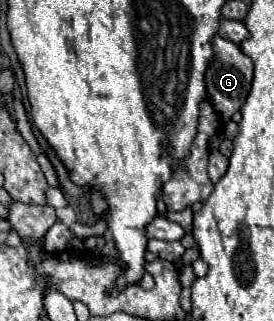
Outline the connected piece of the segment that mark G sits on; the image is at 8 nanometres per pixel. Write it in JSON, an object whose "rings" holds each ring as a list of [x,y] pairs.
{"rings":[[[215,35],[211,39],[211,45],[213,45],[213,51],[215,51],[215,57],[205,71],[207,97],[221,117],[231,119],[241,109],[241,105],[245,103],[245,99],[249,95],[251,79],[253,79],[253,61],[241,51],[239,45],[235,45],[229,39],[221,39],[219,35]]]}

